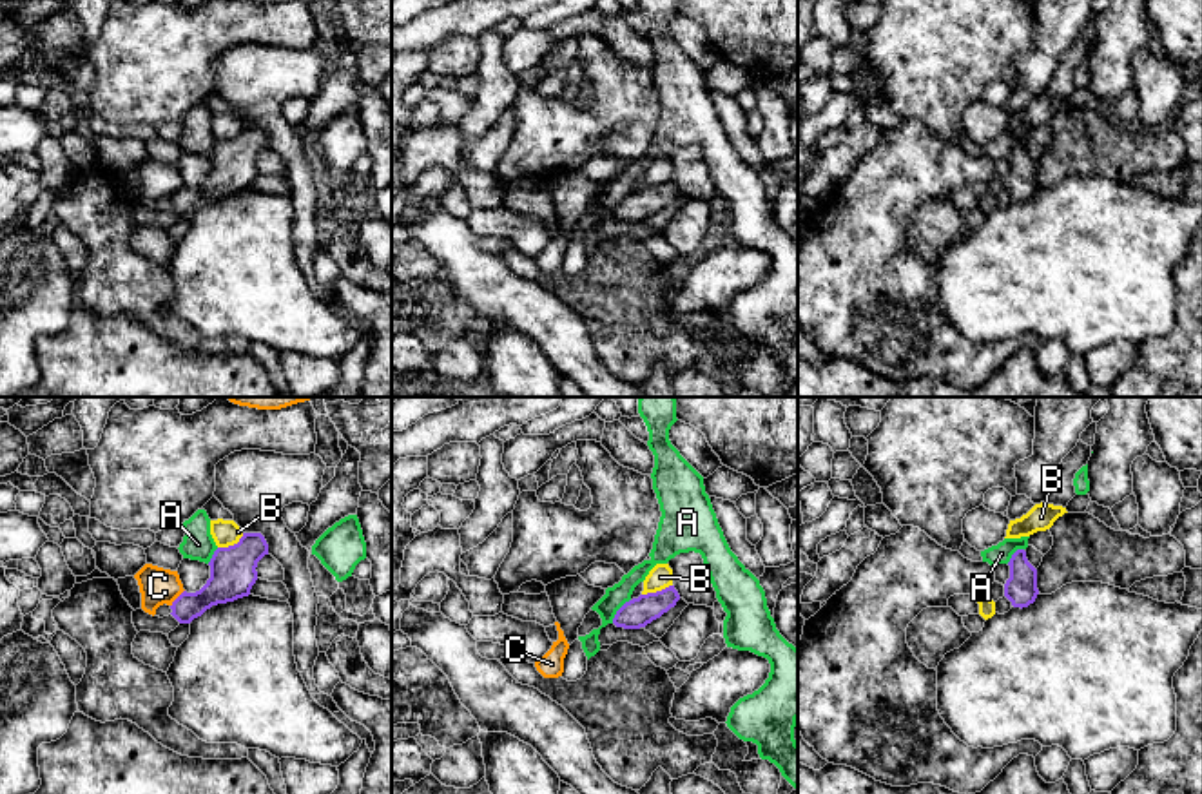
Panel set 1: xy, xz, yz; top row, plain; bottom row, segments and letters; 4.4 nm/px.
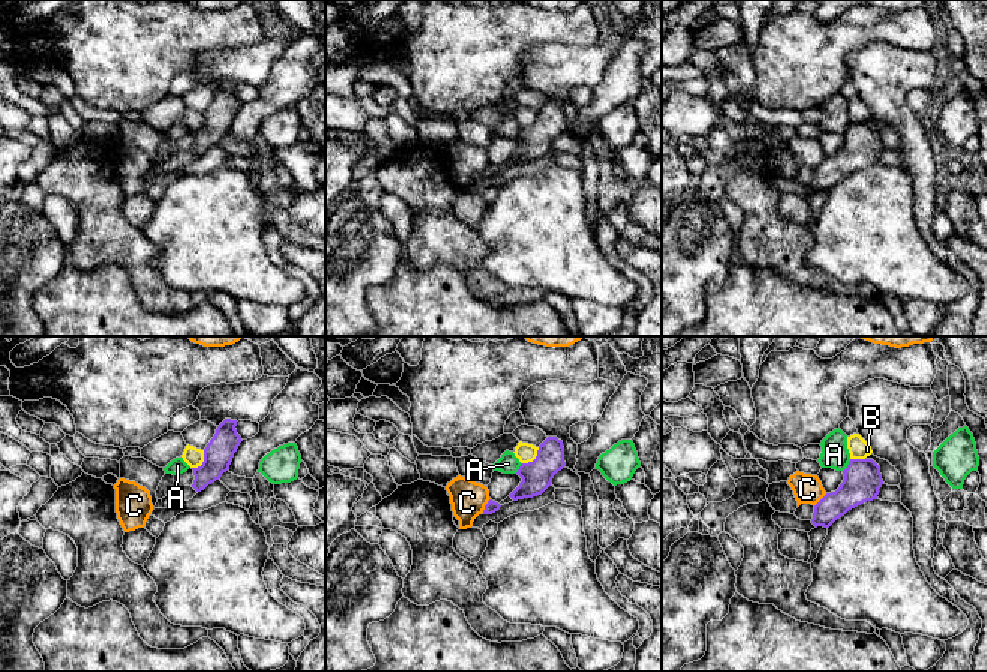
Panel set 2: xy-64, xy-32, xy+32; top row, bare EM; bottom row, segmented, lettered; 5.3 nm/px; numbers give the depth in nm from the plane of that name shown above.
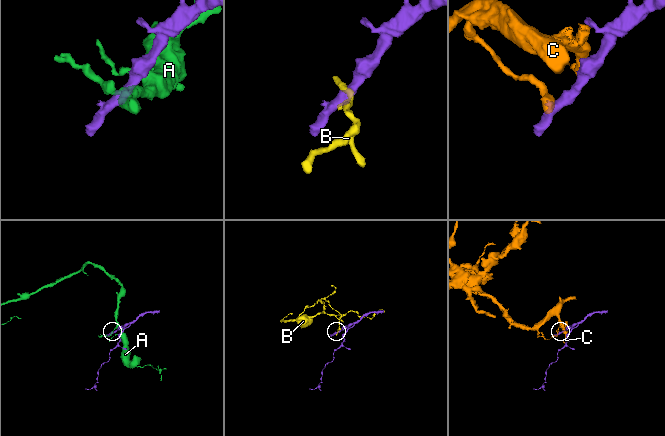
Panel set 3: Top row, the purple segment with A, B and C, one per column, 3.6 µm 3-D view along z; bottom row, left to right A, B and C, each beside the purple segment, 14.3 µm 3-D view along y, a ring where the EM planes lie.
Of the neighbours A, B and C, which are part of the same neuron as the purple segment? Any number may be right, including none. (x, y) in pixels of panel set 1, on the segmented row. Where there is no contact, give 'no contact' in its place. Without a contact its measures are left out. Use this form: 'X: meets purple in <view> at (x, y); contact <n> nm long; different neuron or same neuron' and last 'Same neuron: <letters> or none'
A: meets purple in xz at (617, 611); contact 140 nm long; different neuron
B: meets purple in xz at (657, 591); contact 140 nm long; different neuron
C: meets purple in xy at (176, 599); contact 100 nm long; different neuron
Same neuron: none

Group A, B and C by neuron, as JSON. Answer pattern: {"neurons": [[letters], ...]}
{"neurons": [["A"], ["B"], ["C"]]}

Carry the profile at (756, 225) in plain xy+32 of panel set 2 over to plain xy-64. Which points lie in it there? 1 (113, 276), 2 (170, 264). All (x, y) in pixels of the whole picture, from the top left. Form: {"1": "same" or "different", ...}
{"1": "different", "2": "different"}

